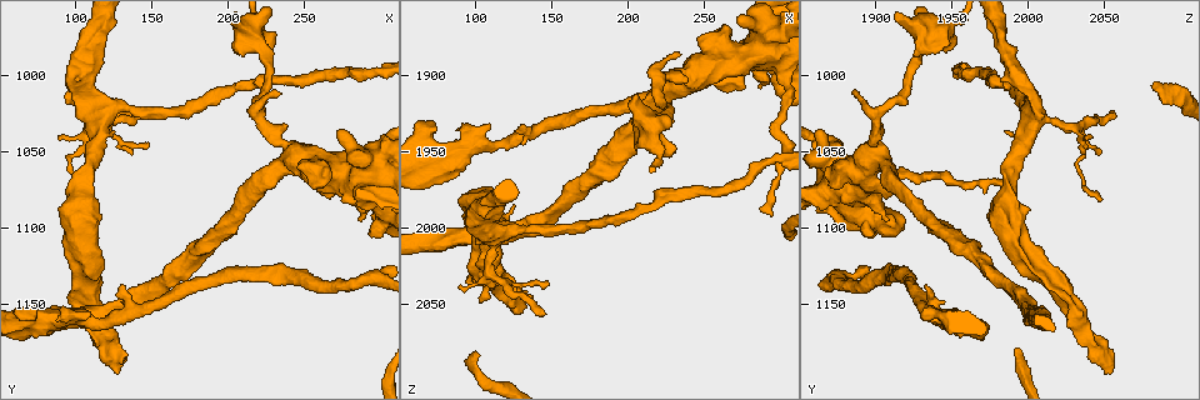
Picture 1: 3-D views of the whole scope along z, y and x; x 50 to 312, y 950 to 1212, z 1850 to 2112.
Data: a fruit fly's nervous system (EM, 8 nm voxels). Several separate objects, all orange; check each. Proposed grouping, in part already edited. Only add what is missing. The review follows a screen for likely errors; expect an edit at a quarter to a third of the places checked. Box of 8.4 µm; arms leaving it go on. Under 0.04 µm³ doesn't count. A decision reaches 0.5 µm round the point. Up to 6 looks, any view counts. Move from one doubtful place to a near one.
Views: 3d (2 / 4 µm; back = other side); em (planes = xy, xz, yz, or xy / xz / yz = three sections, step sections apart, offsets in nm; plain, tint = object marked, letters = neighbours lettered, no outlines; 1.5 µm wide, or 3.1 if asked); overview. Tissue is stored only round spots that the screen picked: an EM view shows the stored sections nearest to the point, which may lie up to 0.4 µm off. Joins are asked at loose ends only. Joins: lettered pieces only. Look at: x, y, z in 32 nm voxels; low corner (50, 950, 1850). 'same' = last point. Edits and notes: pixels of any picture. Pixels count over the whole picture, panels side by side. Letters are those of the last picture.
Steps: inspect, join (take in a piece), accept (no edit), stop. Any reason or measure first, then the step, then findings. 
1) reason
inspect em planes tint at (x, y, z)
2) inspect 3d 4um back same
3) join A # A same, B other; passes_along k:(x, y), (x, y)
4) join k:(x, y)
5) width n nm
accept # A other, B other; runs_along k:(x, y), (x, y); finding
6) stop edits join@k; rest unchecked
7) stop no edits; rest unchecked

free end
inspect 3d 4um at (236, 1010, 1886)

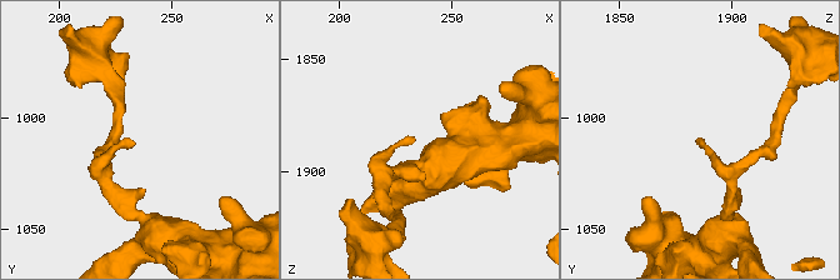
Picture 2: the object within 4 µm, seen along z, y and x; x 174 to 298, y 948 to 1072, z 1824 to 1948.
need the tissue
inspect em planes letters at (234, 1012, 1885)

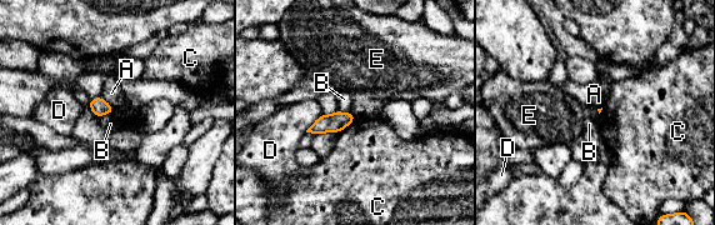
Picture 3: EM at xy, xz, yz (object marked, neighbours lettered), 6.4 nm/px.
longest_contact D 160 nm
accept # A other, B other, C other, D other, E other; border 3:(115, 109), (113, 114); no lettered piece goes on from it

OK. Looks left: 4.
inspect 3d 2um back at (74, 1158, 1930)

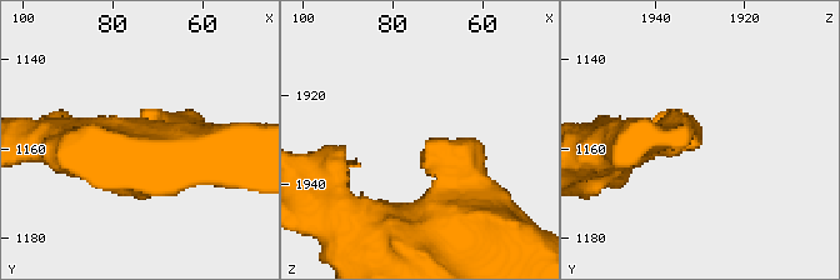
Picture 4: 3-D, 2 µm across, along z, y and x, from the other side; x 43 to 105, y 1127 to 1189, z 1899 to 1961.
inspect em yz step 4 tint at (73, 1160, 1931)

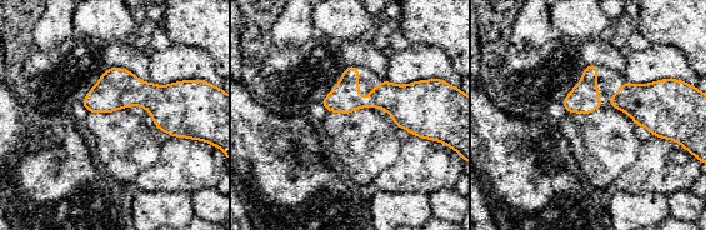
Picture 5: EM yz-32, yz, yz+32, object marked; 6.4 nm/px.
inspect em planes letters same

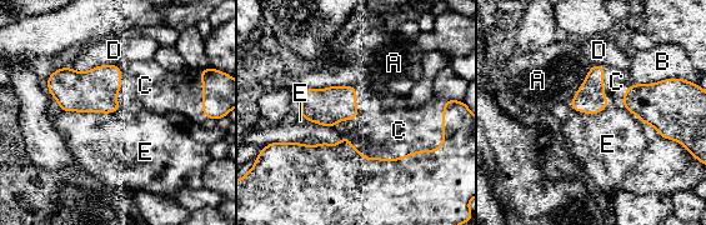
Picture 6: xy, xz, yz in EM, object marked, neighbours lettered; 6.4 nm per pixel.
longest_contact E 340 nm
join C # A other, B other, C same, D other, E other; passes_along 6:(590, 98), (602, 86), (616, 81); the cell continues

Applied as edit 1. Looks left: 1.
stop edits join@6; rest unchecked

